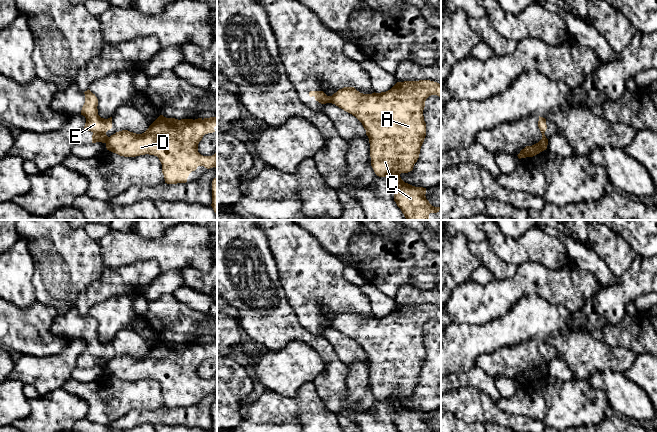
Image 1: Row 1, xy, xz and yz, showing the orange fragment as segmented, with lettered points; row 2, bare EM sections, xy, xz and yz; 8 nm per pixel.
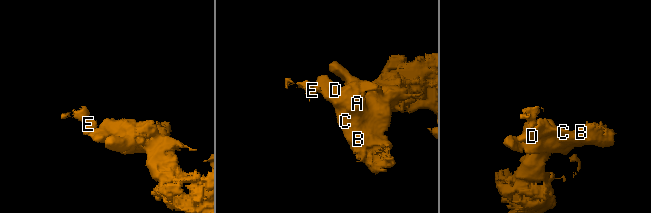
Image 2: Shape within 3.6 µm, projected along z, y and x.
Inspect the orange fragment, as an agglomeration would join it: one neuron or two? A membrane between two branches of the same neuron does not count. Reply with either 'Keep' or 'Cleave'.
Cleave

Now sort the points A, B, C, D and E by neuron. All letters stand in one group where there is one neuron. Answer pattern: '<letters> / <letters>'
A B C D / E

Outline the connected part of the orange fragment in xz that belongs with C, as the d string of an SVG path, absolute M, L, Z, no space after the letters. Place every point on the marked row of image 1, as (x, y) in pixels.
M430 80L397 82L390 90L381 93L363 94L354 87L344 87L339 89L331 97L331 103L344 111L355 116L366 130L366 135L370 143L371 166L375 174L379 177L386 177L395 186L394 201L401 209L406 220L429 220L430 213L437 213L441 207L432 206L426 199L426 188L415 187L405 183L401 173L408 173L413 170L420 154L421 146L426 136L426 123L424 121L423 110L426 99L431 95L441 97L441 84Z

